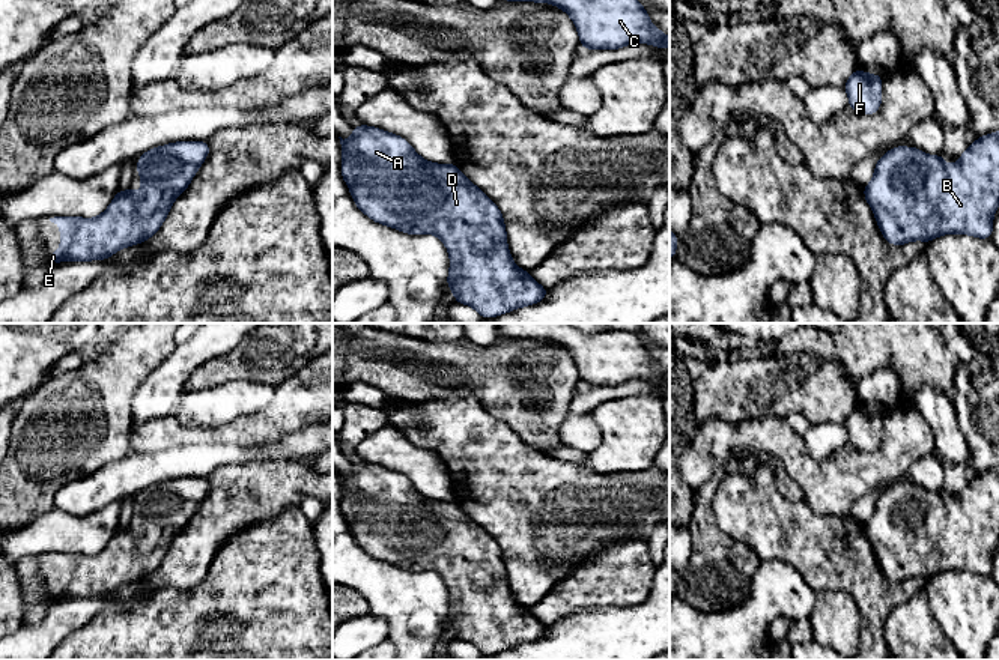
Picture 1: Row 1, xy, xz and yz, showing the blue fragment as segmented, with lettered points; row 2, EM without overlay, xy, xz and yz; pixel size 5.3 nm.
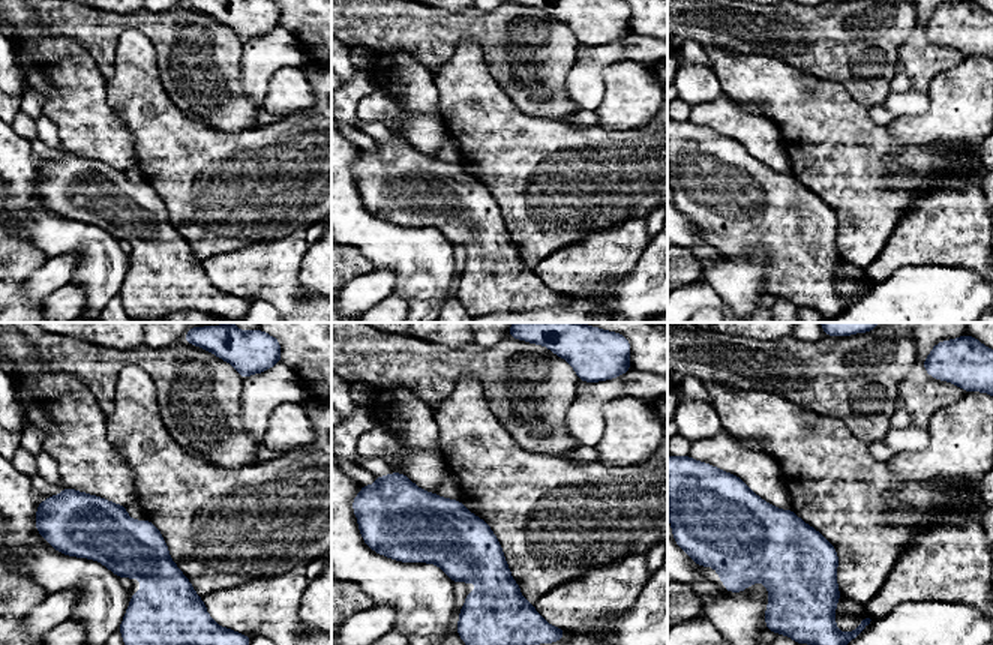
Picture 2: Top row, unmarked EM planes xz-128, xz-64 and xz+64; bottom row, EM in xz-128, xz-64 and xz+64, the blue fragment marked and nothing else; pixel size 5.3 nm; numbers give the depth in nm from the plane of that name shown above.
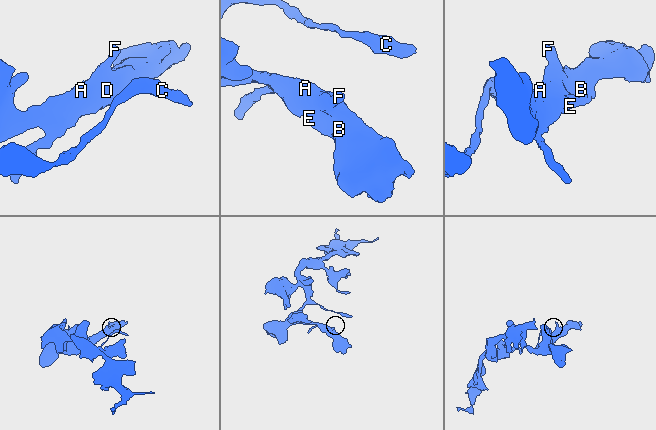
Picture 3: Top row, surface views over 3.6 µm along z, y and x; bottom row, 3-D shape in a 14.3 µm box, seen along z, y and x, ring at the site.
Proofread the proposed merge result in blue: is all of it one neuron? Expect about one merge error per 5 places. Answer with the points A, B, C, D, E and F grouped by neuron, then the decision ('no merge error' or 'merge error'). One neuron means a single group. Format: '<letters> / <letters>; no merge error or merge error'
A B C D E F; no merge error

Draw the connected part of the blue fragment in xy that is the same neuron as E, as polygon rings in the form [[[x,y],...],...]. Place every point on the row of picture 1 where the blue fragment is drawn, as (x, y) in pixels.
[[[178,141],[169,143],[161,147],[153,147],[144,152],[137,161],[137,173],[141,179],[141,191],[137,194],[134,186],[128,191],[117,191],[111,204],[96,218],[80,218],[80,216],[54,216],[50,218],[51,223],[60,227],[60,248],[51,254],[48,259],[51,263],[57,265],[60,262],[89,262],[89,260],[104,260],[111,257],[122,248],[129,245],[137,245],[152,238],[165,221],[173,201],[188,188],[191,179],[197,173],[199,167],[205,162],[209,155],[209,144],[206,141]]]

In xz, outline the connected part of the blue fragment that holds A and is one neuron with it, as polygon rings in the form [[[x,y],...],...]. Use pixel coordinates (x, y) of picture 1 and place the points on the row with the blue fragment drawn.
[[[354,126],[351,138],[339,138],[342,177],[357,207],[375,223],[403,233],[438,236],[448,250],[447,286],[456,302],[469,305],[483,319],[489,319],[548,296],[548,290],[512,260],[498,206],[456,164],[426,161],[403,137],[373,126]]]

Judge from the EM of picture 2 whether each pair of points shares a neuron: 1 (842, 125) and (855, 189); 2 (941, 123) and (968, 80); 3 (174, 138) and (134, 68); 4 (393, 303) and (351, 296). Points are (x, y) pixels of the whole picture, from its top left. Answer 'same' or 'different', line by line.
1: same
2: same
3: same
4: different

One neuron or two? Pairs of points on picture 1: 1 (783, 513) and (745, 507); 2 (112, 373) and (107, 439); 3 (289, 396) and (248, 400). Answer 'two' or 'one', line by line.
1: one
2: one
3: two

